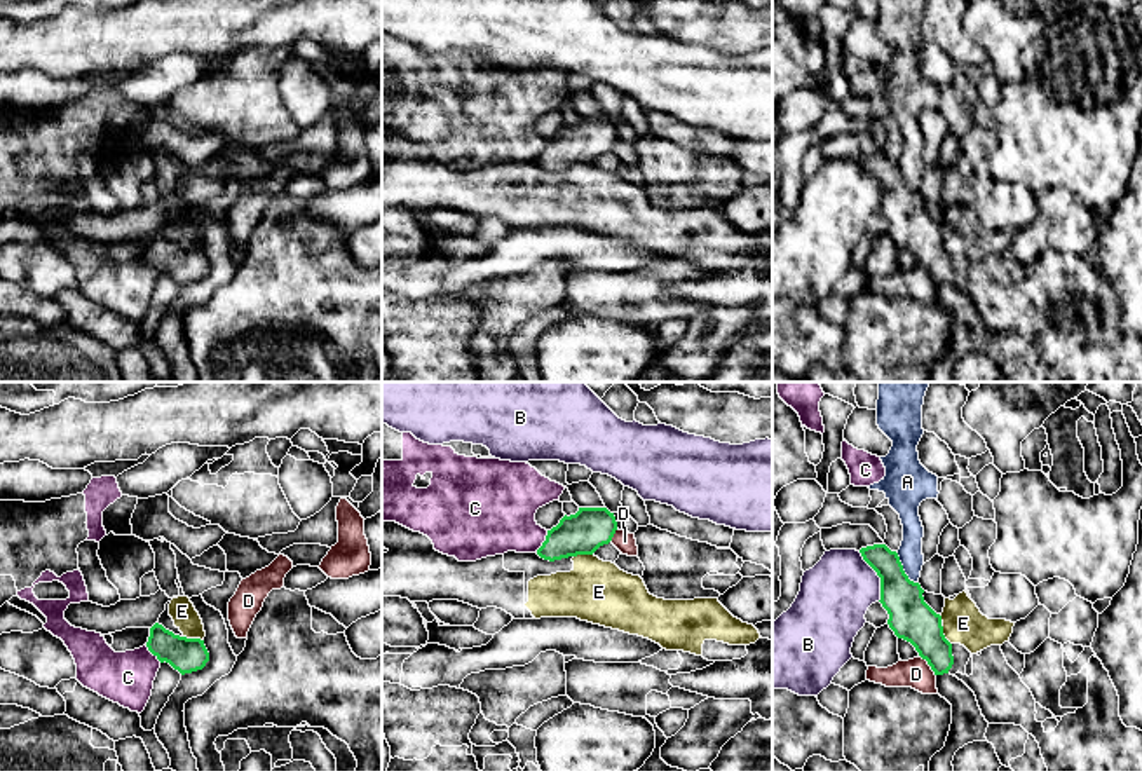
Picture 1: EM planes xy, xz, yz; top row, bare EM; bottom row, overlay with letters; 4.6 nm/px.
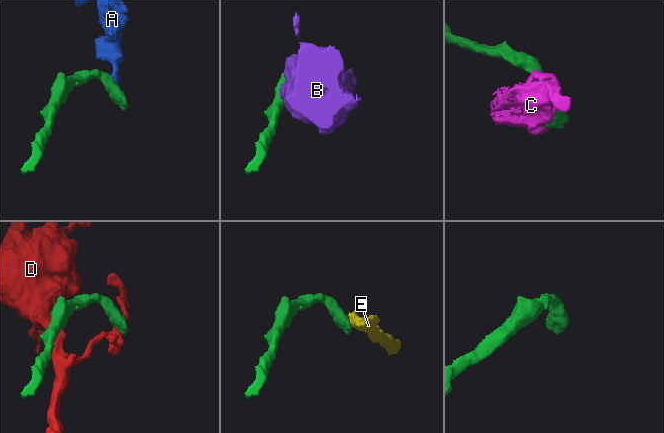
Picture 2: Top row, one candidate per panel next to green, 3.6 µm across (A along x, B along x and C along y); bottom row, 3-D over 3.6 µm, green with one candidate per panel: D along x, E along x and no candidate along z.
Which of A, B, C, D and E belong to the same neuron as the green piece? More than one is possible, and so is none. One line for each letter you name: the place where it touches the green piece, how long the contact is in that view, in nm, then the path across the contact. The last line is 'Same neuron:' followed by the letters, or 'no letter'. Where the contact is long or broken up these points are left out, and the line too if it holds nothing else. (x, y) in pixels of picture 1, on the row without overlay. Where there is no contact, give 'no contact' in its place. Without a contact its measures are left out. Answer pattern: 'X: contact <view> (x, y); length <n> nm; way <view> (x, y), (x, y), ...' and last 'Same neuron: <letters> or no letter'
Same neuron: no letter

